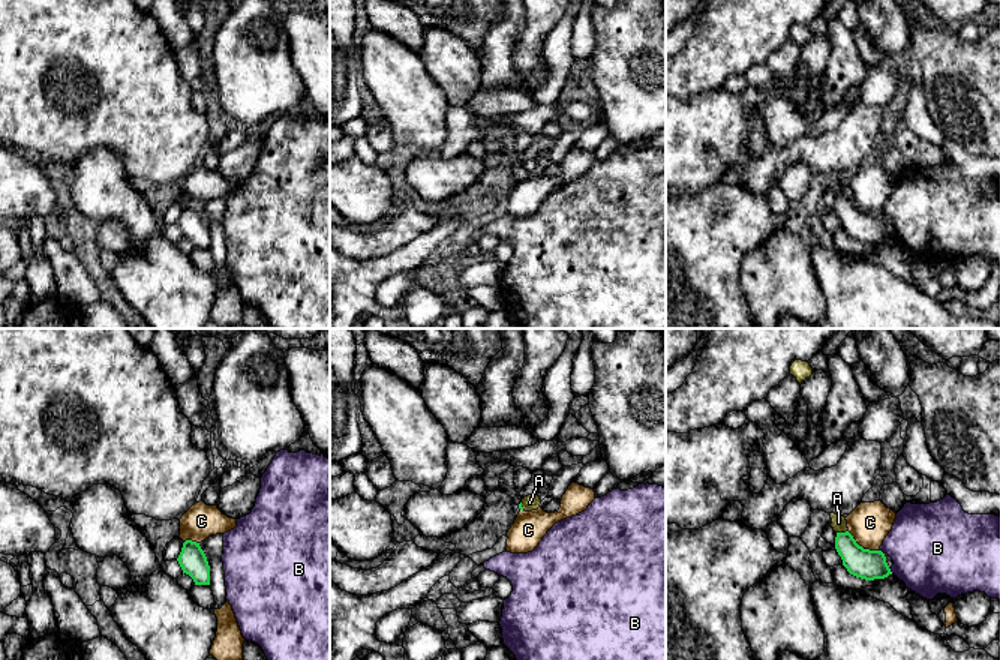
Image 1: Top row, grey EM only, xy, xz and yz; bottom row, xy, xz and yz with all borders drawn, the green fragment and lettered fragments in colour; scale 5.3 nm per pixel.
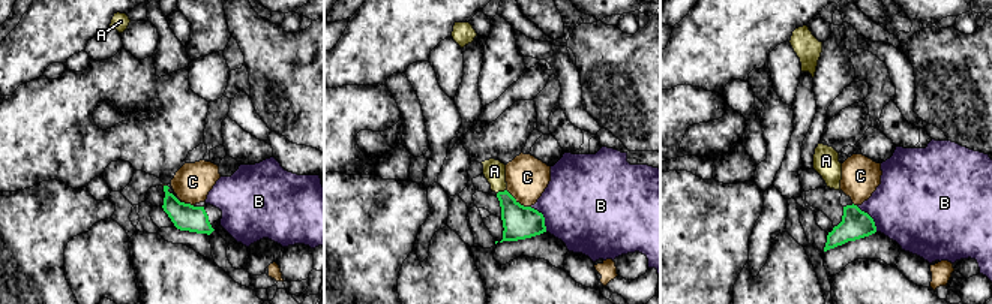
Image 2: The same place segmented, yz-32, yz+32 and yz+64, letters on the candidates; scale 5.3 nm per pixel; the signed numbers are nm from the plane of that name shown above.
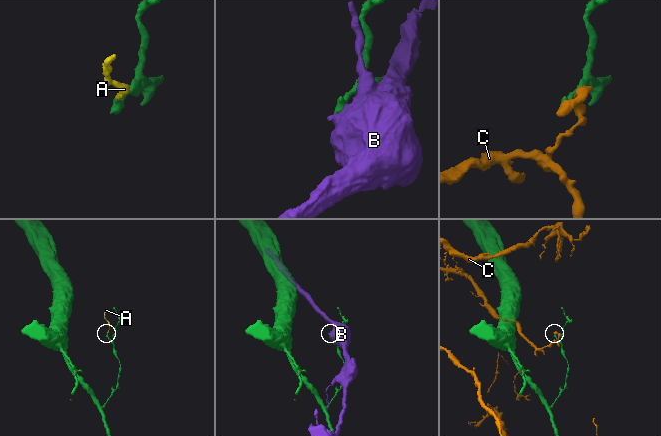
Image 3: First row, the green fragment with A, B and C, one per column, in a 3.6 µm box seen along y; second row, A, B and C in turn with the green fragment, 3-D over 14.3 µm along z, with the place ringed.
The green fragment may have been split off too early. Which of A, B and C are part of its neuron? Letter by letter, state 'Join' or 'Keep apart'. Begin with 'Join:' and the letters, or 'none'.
Join: A
A: Join
B: Keep apart
C: Keep apart

